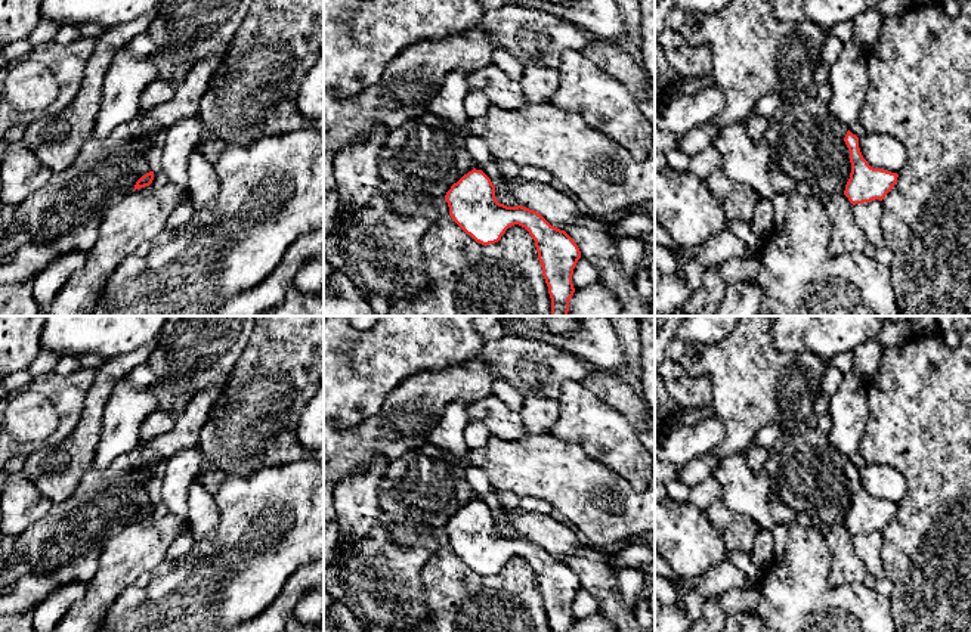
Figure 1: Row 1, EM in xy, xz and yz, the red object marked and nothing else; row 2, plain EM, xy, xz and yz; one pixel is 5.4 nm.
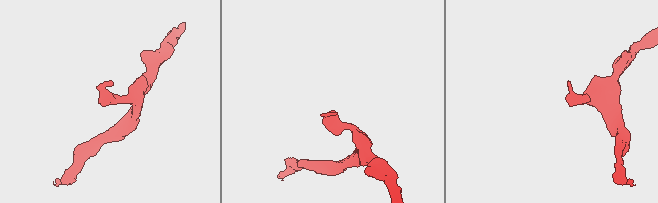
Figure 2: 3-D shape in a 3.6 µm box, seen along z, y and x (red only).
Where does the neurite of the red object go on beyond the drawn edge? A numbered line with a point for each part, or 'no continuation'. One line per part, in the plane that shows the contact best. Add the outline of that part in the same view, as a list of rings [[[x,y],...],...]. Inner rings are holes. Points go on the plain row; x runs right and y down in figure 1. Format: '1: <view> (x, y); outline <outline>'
no continuation

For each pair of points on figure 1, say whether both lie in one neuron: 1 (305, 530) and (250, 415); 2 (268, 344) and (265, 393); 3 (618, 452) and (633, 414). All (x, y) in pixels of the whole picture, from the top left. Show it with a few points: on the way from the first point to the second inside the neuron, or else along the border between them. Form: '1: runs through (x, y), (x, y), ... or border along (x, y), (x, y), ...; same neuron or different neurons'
1: border along (308, 458), (285, 465), (266, 465), (241, 477); different neurons
2: runs through (268, 356), (268, 381); same neuron
3: border along (602, 400), (627, 421), (639, 440); different neurons

